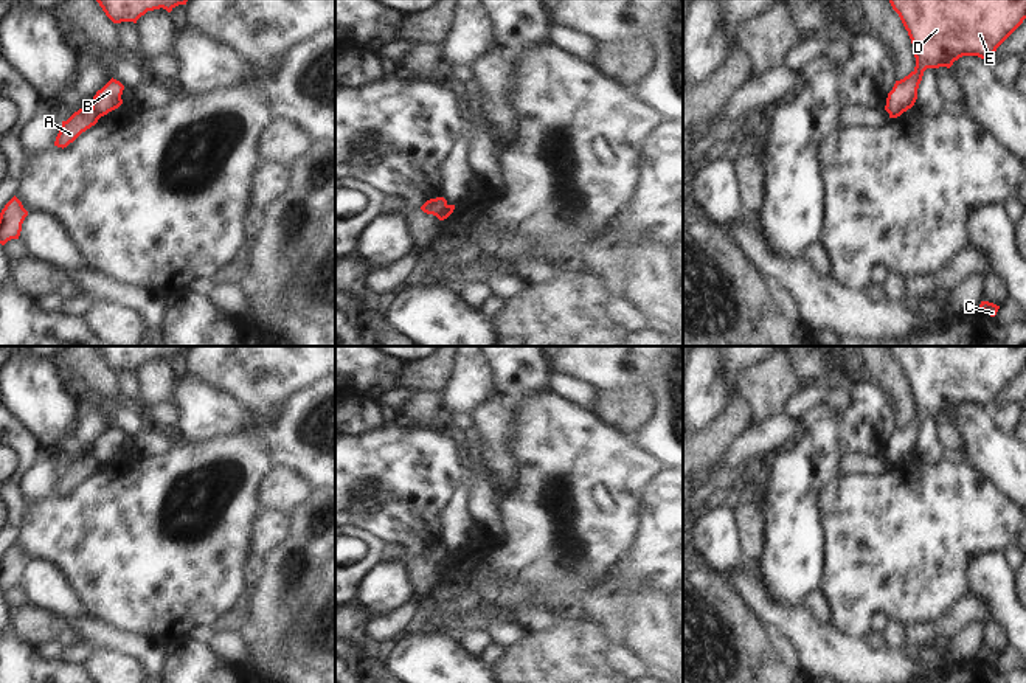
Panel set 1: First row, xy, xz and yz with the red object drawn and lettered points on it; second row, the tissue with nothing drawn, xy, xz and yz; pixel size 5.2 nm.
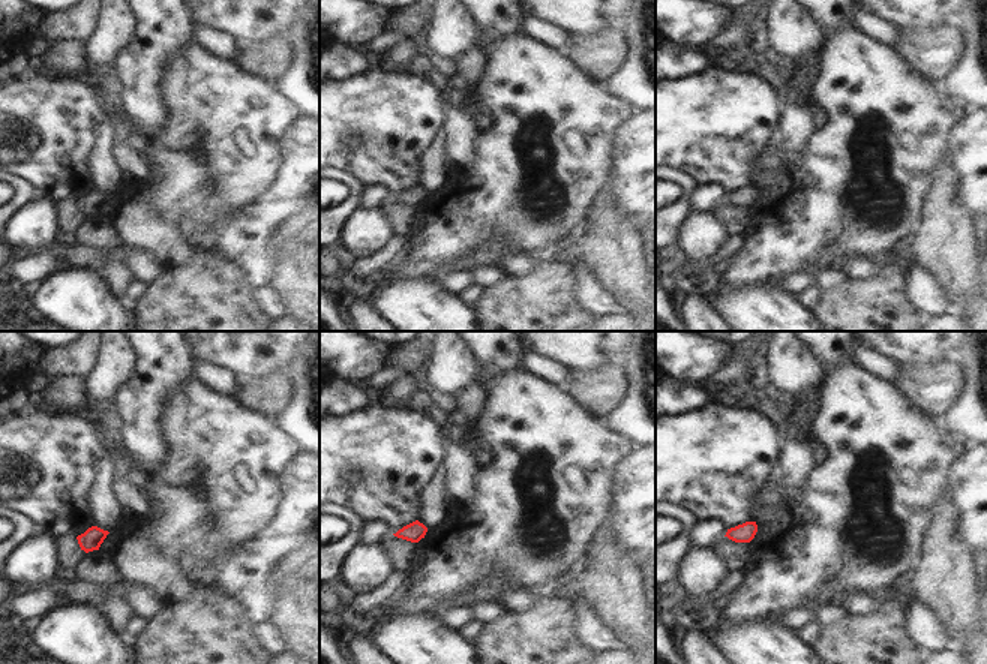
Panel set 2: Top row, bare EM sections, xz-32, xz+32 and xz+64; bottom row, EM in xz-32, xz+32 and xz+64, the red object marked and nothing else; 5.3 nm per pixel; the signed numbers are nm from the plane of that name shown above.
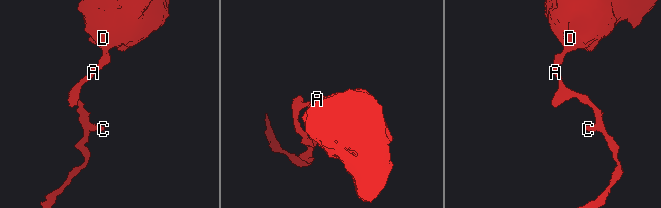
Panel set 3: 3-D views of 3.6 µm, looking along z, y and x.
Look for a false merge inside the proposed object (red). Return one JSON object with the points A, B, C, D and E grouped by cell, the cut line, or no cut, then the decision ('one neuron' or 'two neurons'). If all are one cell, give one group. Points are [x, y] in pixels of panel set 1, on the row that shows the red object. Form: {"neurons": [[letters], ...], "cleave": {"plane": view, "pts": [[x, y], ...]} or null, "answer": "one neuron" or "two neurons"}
{"neurons": [["A", "C"], ["B", "D", "E"]], "cleave": {"plane": "xz", "pts": [[447, 205], [436, 216]]}, "answer": "two neurons"}

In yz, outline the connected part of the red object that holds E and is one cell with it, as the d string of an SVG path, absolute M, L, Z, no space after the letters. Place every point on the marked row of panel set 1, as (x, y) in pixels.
M889 0L911 39L914 70L896 81L885 110L900 116L917 99L927 68L950 68L962 56L989 59L1026 19L1026 0Z

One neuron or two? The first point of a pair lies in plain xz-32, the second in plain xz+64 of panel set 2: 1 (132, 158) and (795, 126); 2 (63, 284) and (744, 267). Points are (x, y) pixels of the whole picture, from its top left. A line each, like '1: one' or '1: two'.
1: one
2: two

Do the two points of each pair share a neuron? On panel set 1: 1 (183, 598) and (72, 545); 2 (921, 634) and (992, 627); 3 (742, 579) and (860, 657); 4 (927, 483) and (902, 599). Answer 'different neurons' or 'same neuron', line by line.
1: same neuron
2: different neurons
3: same neuron
4: same neuron

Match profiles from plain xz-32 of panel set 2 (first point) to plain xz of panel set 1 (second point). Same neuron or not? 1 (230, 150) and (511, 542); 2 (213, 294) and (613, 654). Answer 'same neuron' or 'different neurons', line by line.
1: same neuron
2: different neurons

